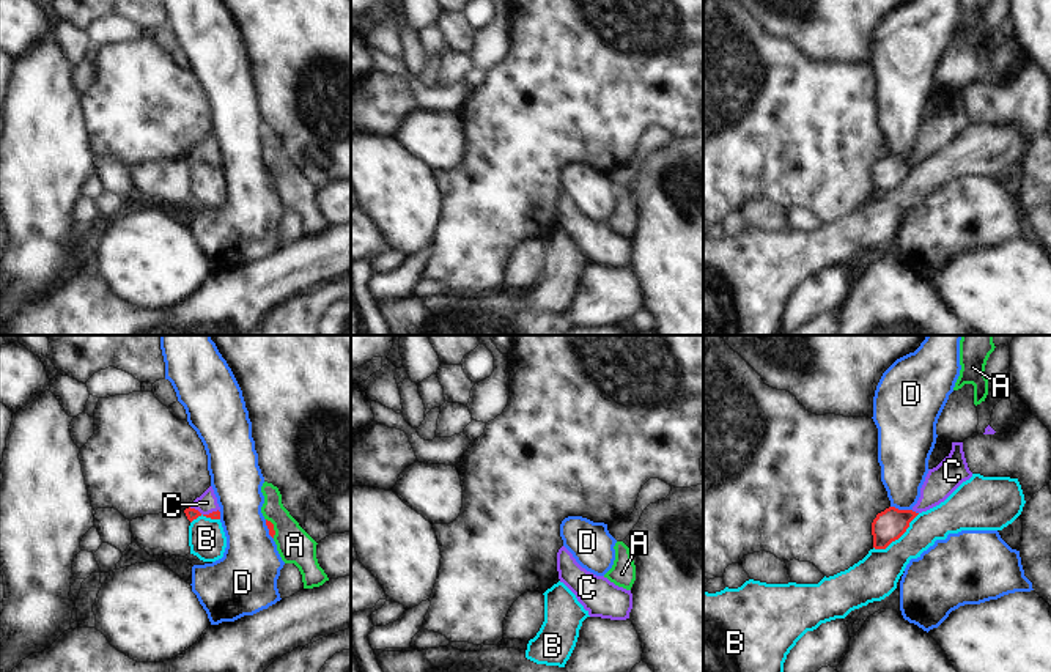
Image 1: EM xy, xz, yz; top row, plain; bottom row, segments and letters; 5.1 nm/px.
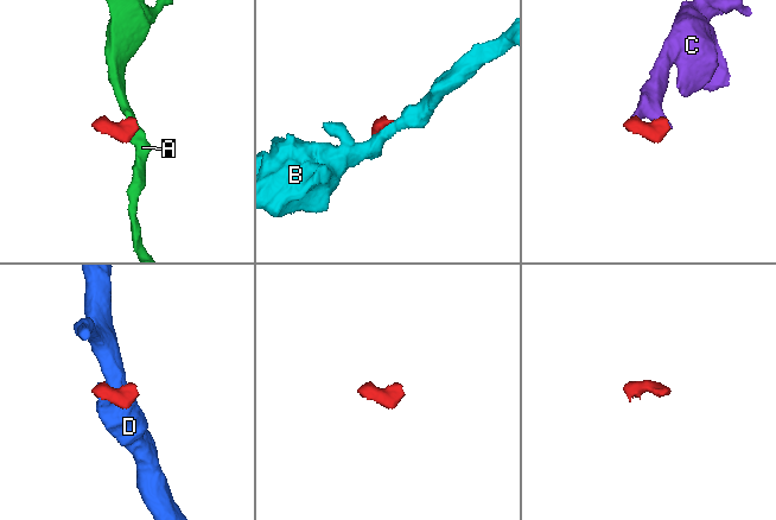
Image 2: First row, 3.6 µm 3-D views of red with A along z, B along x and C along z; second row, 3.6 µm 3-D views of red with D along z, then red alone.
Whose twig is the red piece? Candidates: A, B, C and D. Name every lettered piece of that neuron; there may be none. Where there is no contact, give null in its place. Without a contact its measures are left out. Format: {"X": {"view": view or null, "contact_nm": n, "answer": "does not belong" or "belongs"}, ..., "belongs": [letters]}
{"A": {"view": "xy", "contact_nm": 110, "answer": "does not belong"}, "B": {"view": "yz", "contact_nm": 300, "answer": "does not belong"}, "C": {"view": "xy", "contact_nm": 150, "answer": "belongs"}, "D": {"view": "yz", "contact_nm": 150, "answer": "does not belong"}, "belongs": ["C"]}

